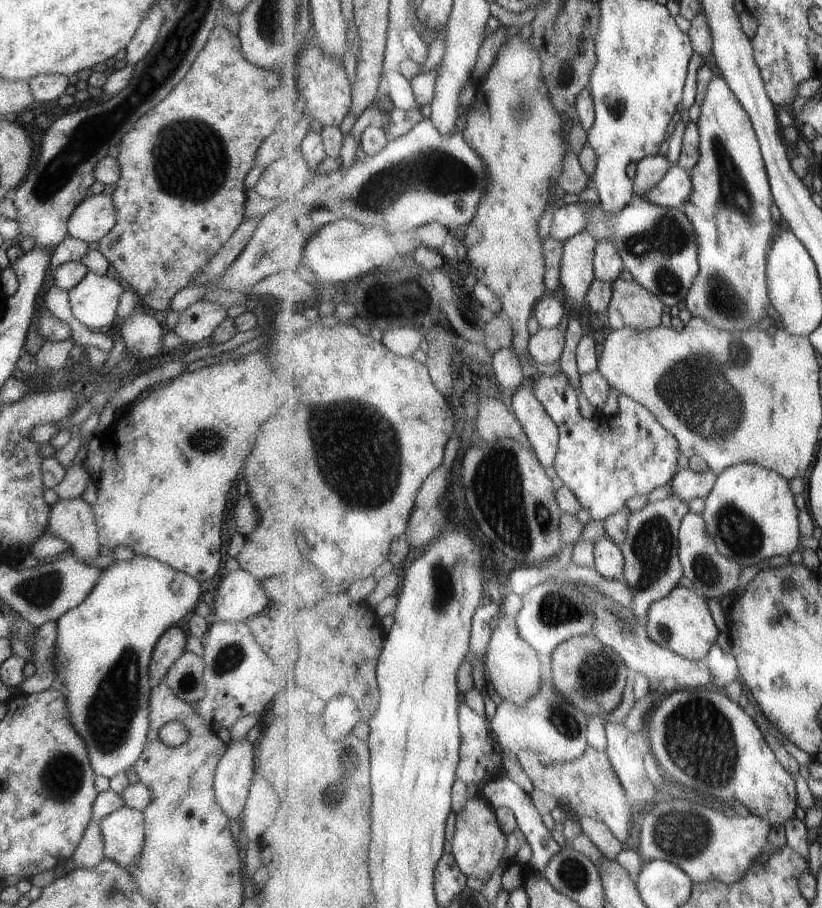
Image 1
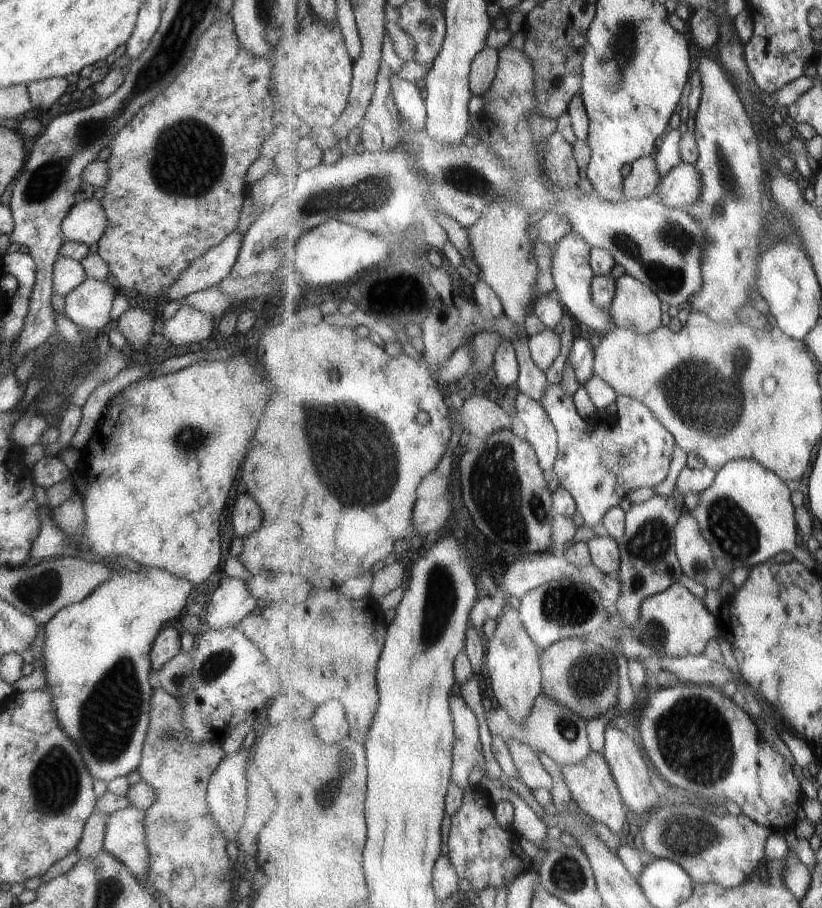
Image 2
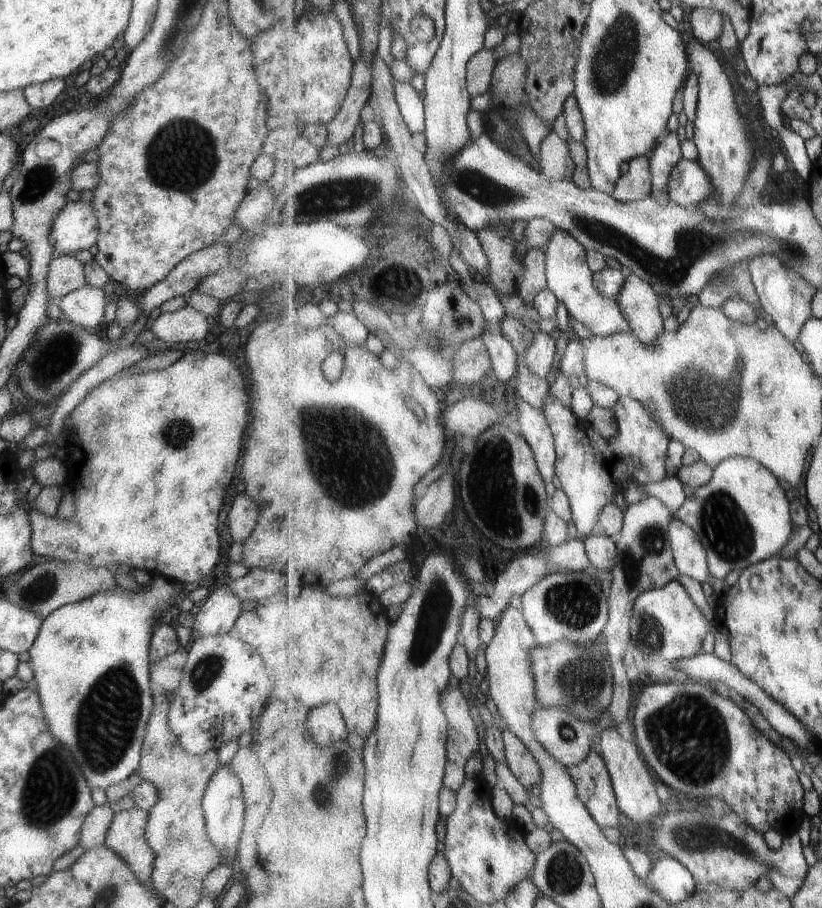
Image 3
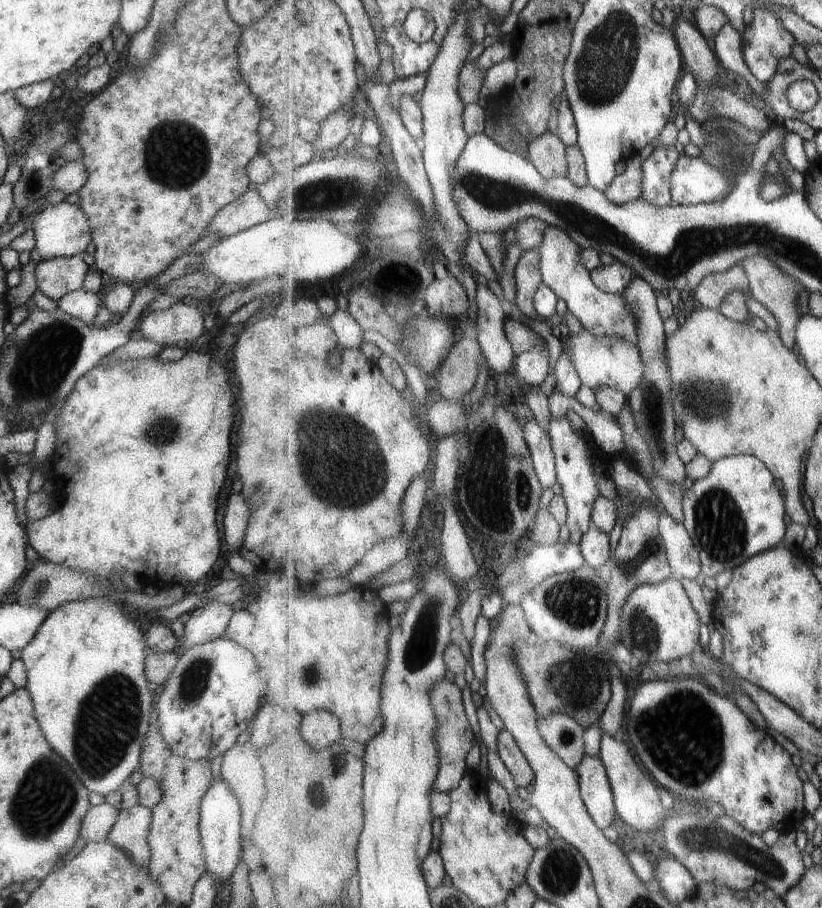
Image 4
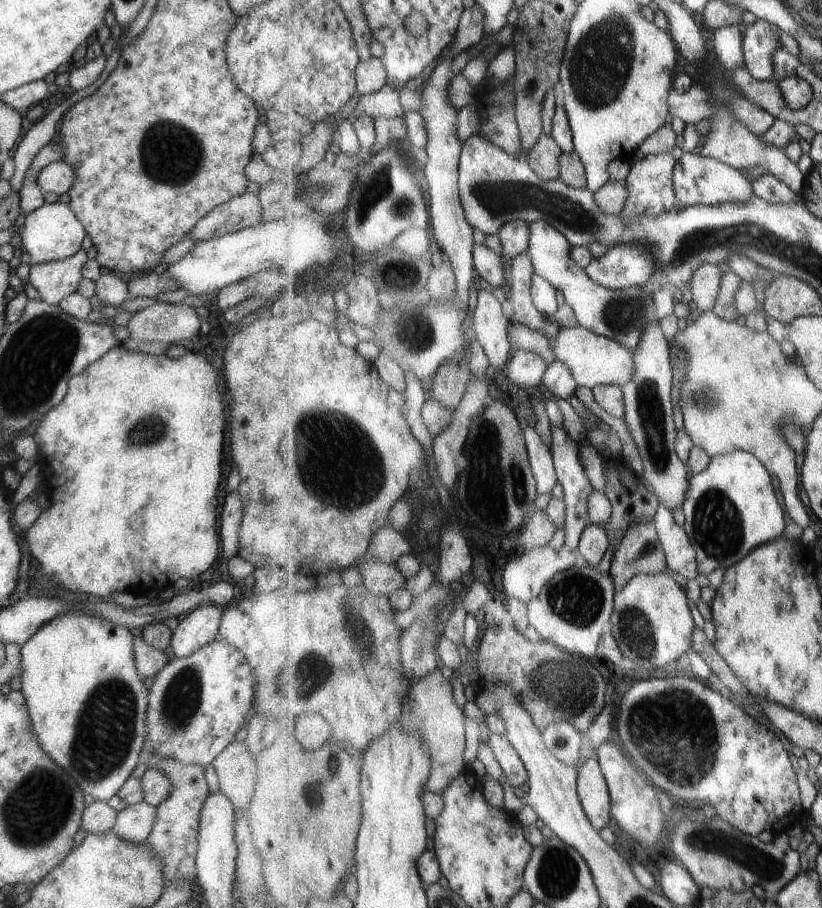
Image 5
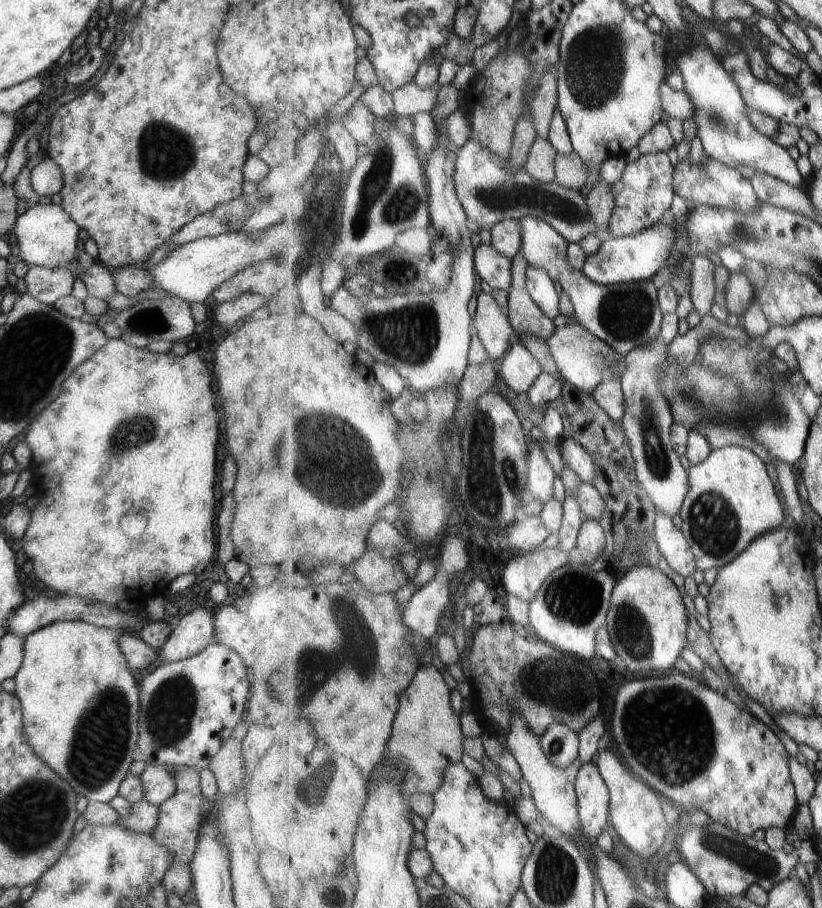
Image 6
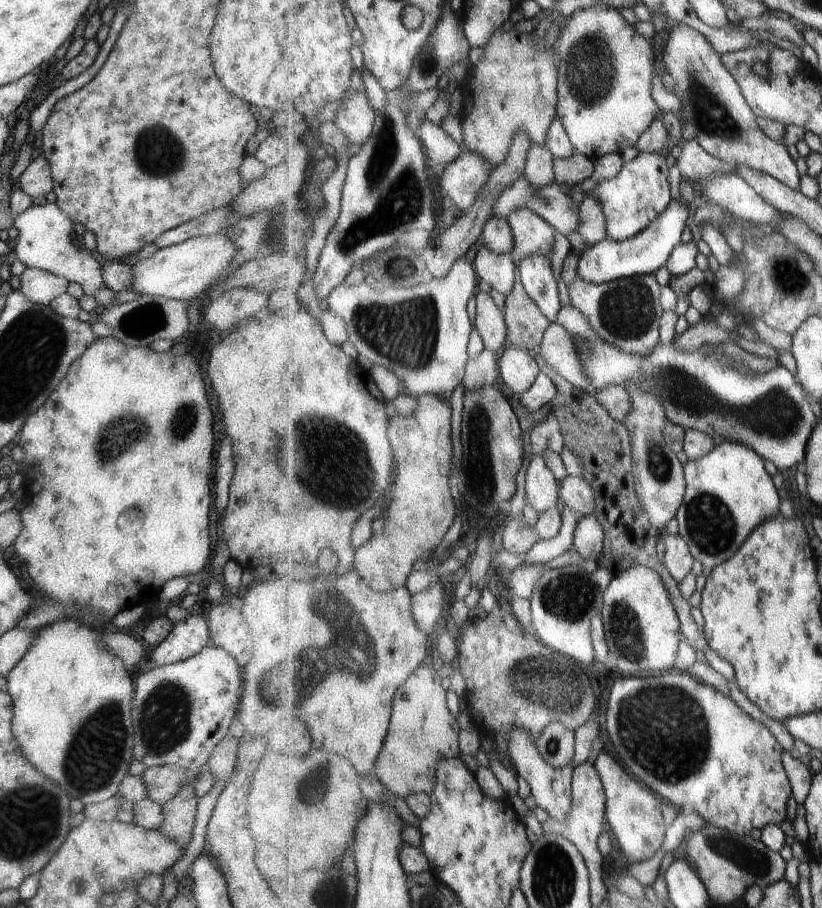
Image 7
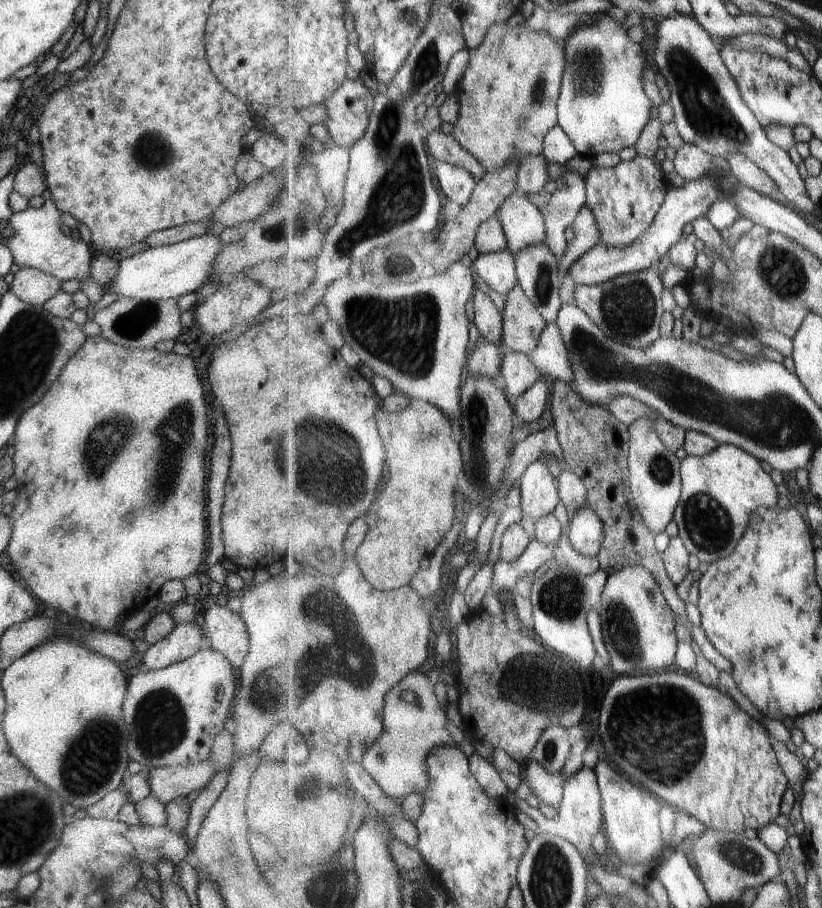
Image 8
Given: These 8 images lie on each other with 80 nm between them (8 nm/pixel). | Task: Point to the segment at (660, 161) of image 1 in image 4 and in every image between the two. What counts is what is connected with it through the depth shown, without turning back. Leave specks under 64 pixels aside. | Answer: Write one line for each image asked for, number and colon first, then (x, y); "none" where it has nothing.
2: (645, 176)
3: (635, 185)
4: (626, 188)

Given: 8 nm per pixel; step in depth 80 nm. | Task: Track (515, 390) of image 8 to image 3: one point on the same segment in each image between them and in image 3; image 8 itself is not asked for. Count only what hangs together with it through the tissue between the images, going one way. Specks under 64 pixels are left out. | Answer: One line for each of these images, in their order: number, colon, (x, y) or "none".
3: (539, 356)
4: (532, 367)
5: (526, 369)
6: (520, 369)
7: (518, 369)

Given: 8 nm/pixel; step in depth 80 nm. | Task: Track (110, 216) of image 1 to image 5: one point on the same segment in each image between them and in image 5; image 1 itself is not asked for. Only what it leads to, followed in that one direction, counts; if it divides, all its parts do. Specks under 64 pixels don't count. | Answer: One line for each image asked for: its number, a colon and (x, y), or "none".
2: (85, 221)
3: (74, 228)
4: (61, 230)
5: (51, 232)

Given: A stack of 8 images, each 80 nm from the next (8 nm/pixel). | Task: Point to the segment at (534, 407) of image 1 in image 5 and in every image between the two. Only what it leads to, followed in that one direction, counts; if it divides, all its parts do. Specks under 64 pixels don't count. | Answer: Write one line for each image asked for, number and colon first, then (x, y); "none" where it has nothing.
2: (540, 431)
3: (535, 428)
4: (539, 443)
5: (541, 458)

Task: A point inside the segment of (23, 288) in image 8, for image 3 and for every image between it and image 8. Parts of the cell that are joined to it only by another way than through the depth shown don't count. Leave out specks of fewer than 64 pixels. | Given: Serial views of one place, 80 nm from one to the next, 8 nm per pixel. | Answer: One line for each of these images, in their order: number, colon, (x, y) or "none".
3: (64, 274)
4: (55, 277)
5: (52, 280)
6: (44, 284)
7: (39, 286)

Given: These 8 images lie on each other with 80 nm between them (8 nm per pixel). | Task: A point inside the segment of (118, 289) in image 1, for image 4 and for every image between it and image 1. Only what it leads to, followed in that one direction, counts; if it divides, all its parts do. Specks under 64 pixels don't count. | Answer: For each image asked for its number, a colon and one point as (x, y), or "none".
2: (87, 305)
3: (84, 306)
4: (81, 305)

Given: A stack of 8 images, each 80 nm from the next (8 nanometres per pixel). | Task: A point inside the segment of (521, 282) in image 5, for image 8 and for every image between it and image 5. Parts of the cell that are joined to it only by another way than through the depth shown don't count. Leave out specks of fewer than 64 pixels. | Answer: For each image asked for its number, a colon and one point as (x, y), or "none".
6: (524, 314)
7: (526, 325)
8: (523, 324)

